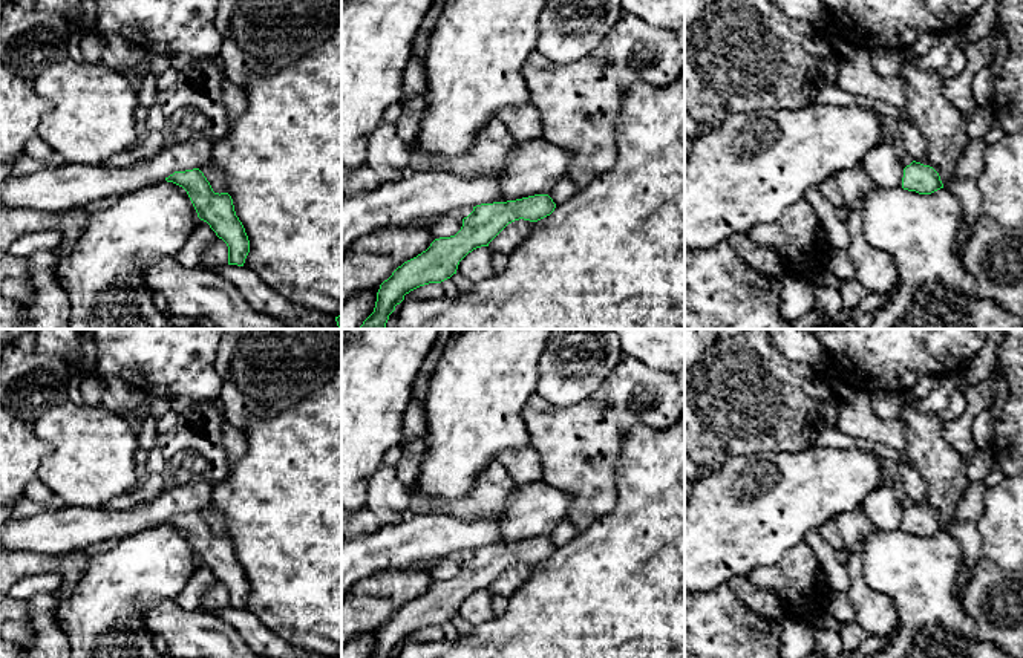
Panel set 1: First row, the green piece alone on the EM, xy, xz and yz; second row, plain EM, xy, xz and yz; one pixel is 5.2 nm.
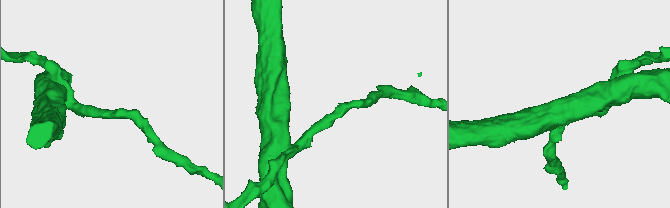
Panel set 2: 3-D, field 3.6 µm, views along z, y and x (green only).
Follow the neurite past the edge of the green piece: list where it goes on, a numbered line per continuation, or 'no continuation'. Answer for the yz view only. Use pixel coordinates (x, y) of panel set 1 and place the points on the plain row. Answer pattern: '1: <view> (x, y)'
no continuation

